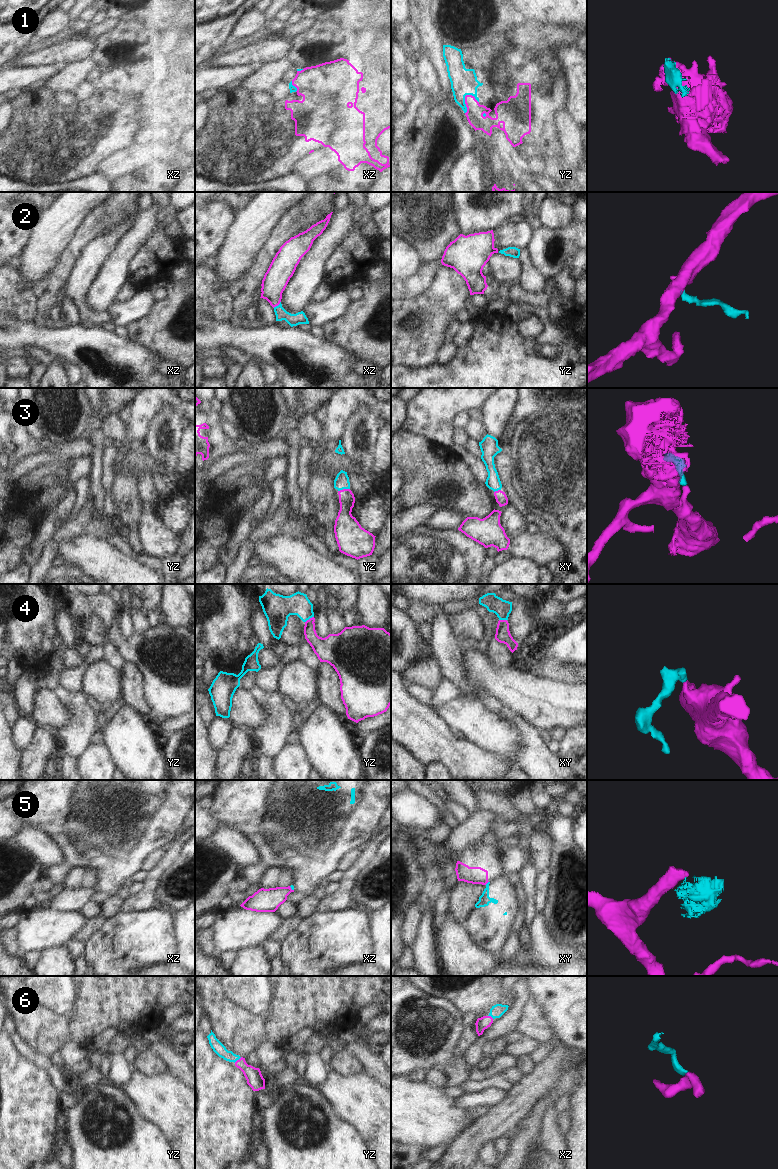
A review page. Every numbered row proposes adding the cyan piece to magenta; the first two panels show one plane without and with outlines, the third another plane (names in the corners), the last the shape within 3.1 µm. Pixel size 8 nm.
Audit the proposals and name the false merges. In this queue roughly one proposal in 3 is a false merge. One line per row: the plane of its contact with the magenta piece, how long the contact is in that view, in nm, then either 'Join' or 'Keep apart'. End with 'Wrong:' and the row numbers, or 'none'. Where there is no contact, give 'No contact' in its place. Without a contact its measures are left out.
1: Touches magenta in yz. Shared border 170 nm. Join
2: Touches magenta in xz. Shared border 80 nm. Join
3: Touches magenta in yz. Shared border 100 nm. Join
4: Touches magenta in yz. Shared border 90 nm. Keep apart
5: Touches magenta in xy. Shared border 40 nm. Keep apart
6: Touches magenta in yz. Shared border 80 nm. Join
Wrong: 4, 5.

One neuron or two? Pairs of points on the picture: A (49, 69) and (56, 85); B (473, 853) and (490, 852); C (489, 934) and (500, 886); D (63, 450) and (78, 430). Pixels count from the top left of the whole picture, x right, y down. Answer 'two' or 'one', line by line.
A: two
B: one
C: one
D: two

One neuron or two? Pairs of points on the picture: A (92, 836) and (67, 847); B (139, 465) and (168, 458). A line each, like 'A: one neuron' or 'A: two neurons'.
A: one neuron
B: two neurons

